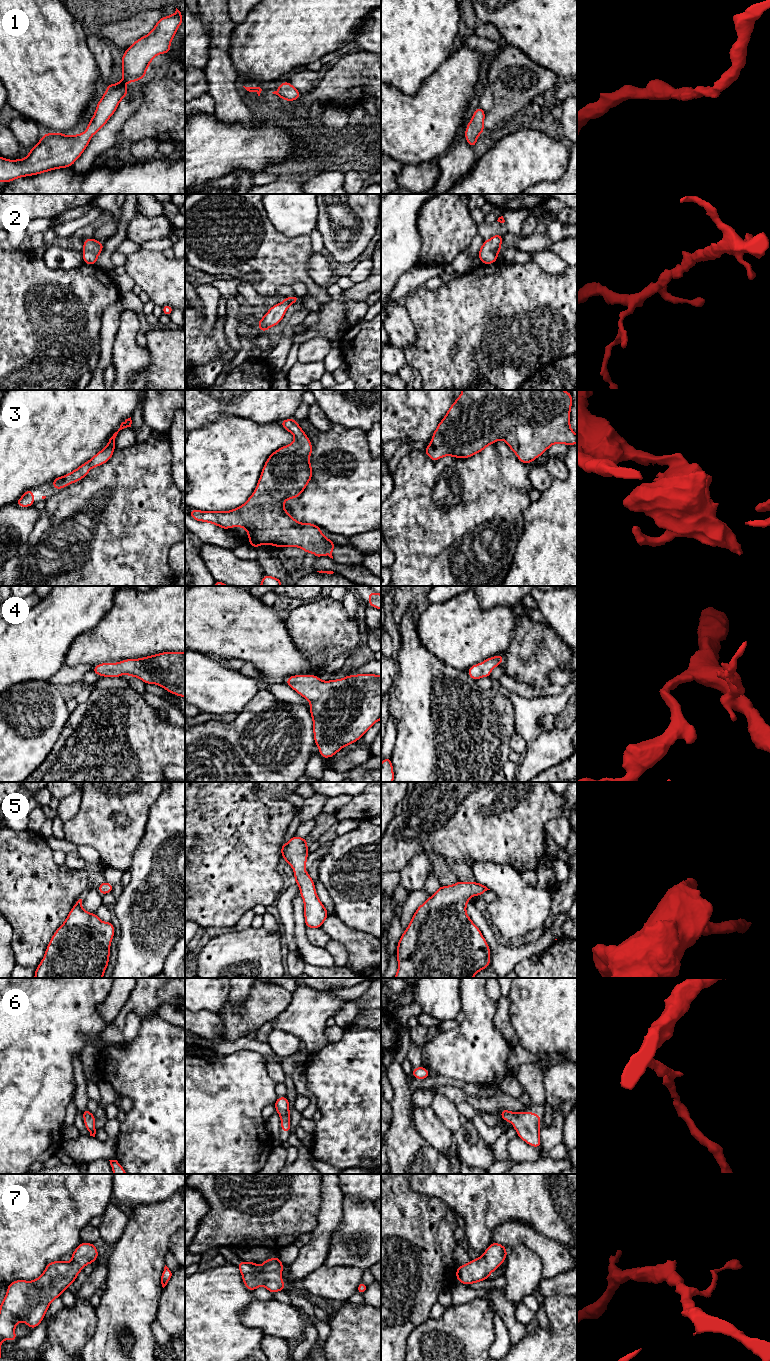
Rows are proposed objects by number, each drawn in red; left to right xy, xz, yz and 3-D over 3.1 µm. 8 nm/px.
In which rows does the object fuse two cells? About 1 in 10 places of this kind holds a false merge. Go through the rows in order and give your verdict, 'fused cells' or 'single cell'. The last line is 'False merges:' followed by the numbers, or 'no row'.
1: single cell
2: single cell
3: single cell
4: single cell
5: single cell
6: single cell
7: single cell
False merges: no row

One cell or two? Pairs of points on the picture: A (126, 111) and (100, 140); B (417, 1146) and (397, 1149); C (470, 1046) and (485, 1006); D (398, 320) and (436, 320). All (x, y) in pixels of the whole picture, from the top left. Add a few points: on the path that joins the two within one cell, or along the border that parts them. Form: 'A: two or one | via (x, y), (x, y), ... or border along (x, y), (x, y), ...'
A: one | via (119, 118), (107, 133)
B: one | via (412, 1149), (402, 1149)
C: one | via (474, 1036), (478, 1031), (479, 1016)
D: two | border along (404, 305), (414, 326), (414, 343)

